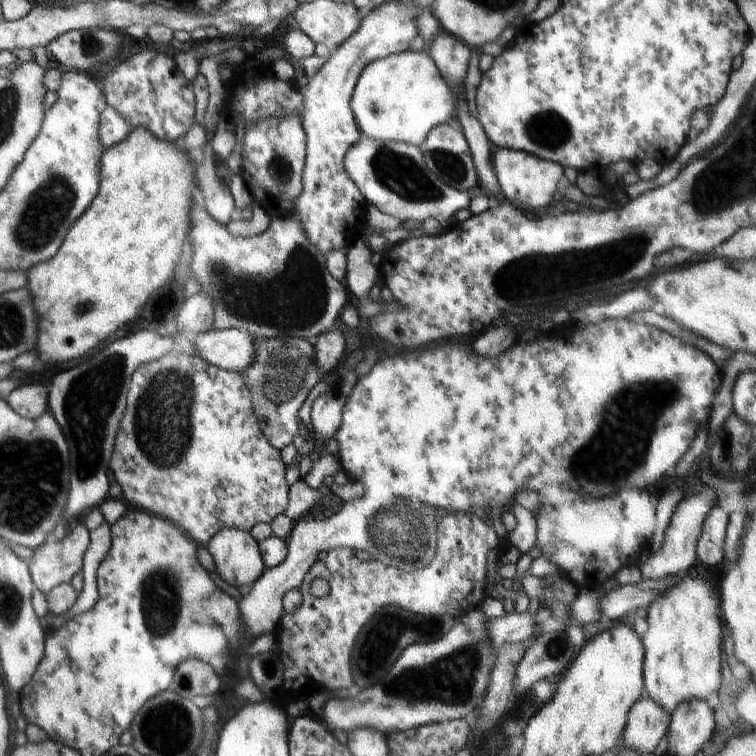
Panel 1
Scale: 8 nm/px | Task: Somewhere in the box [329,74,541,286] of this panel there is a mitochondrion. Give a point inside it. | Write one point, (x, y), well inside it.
(401, 174)

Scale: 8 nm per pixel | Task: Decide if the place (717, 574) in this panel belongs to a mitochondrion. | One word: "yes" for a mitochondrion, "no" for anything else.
no

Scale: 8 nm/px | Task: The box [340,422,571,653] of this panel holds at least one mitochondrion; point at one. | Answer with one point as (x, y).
(418, 540)

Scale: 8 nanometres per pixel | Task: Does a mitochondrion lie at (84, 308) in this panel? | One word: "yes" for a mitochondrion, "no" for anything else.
yes

